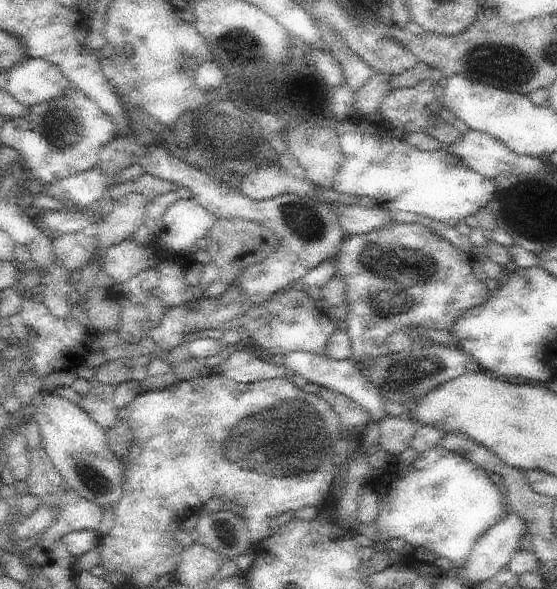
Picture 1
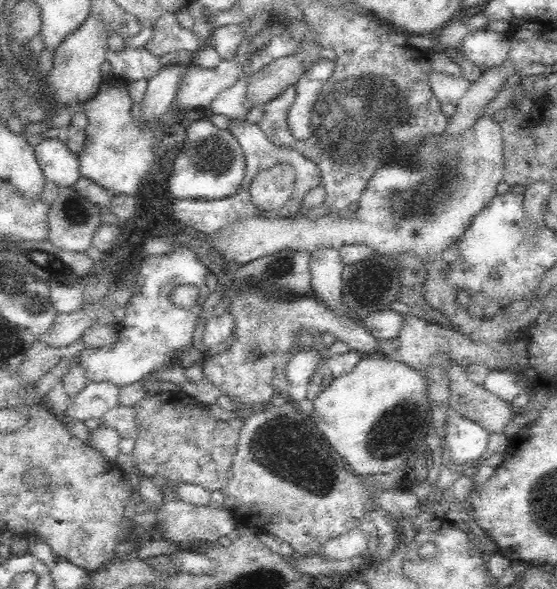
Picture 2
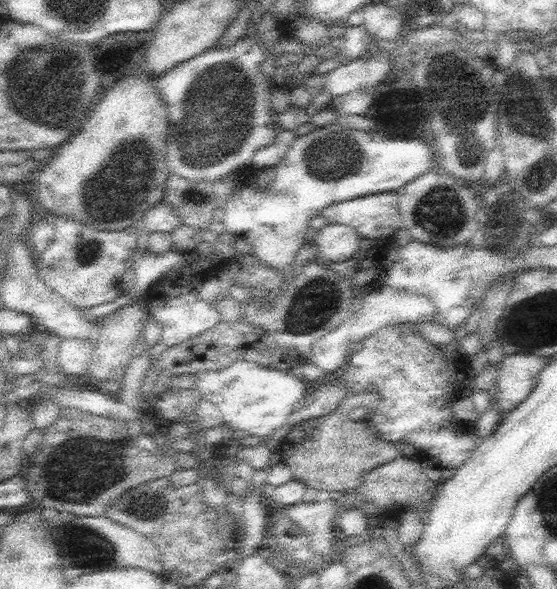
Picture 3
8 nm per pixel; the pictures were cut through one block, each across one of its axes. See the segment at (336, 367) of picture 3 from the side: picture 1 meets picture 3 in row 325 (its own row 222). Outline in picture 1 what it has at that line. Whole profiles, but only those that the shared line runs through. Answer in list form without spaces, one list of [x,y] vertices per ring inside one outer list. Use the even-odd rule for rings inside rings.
[[[339,206],[337,208],[337,216],[343,228],[345,238],[349,236],[357,236],[357,234],[369,234],[373,230],[381,230],[387,224],[401,224],[397,220],[393,220],[385,210],[381,208],[363,208],[363,206]]]

